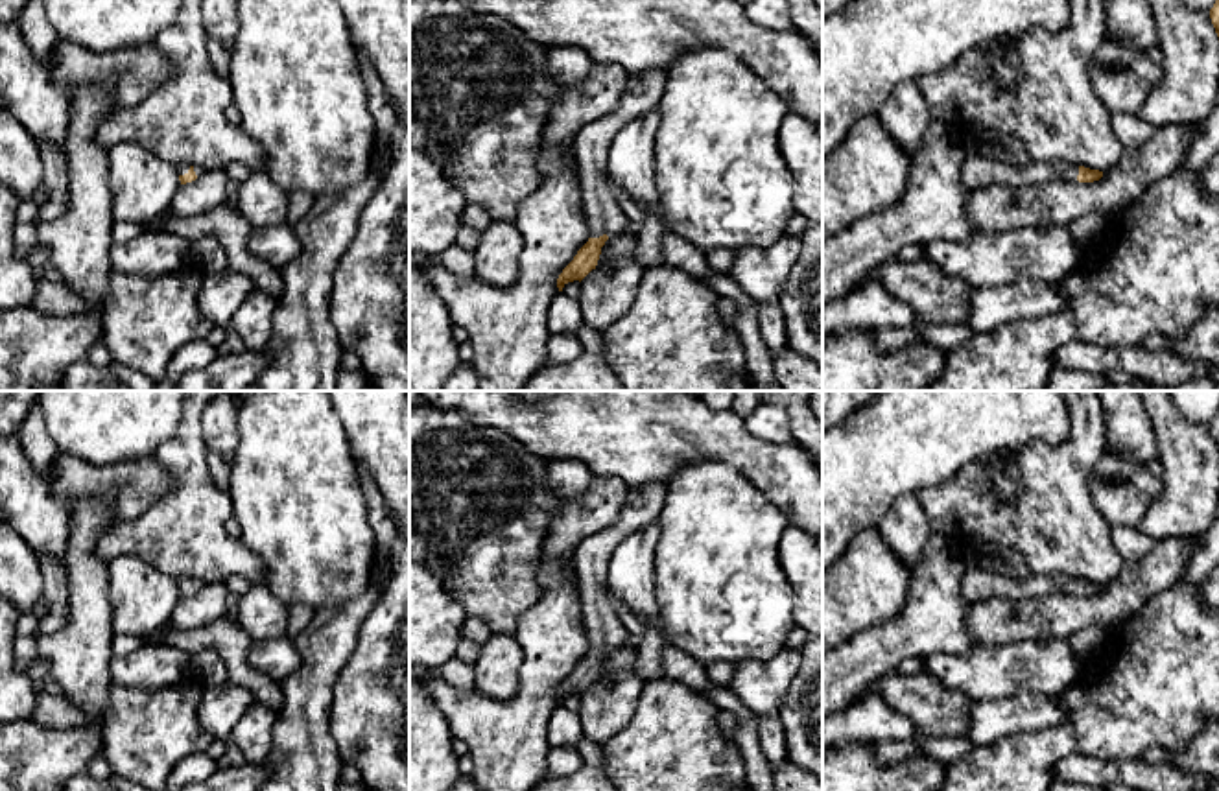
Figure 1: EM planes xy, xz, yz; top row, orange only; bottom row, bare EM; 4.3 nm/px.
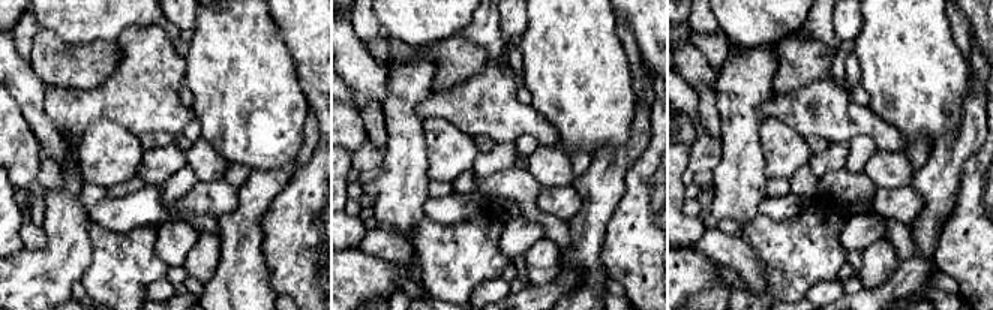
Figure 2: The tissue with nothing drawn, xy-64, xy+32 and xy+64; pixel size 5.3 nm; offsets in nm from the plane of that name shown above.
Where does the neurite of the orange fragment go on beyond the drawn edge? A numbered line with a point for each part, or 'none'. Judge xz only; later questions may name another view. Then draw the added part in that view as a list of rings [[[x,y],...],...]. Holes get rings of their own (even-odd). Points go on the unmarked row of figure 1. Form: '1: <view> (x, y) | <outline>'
1: xz (642, 506) | [[[666,483],[629,487],[616,524],[585,538],[574,551],[581,618],[590,651],[614,649],[629,636],[607,597],[610,555],[625,537],[657,522],[664,502]]]

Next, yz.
1: yz (980, 581) | [[[968,561],[963,570],[961,596],[968,603],[988,597],[1033,599],[1046,594],[1077,594],[1079,579],[1064,573],[1031,575],[1018,579],[992,570],[985,561]]]

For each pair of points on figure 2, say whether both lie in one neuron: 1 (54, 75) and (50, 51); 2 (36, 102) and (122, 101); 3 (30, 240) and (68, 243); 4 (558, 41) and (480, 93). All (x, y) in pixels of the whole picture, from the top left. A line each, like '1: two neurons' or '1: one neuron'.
1: one neuron
2: two neurons
3: two neurons
4: two neurons

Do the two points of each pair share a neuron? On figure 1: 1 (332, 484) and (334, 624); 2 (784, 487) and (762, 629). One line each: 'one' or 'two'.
1: two
2: two

